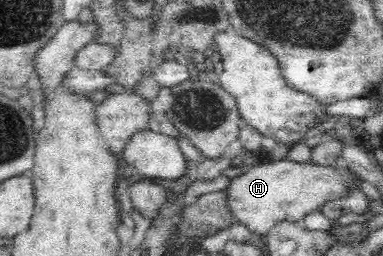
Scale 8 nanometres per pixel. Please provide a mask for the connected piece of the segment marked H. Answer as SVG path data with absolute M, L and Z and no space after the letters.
M285 160L256 164L240 175L229 179L225 188L225 206L236 222L247 227L254 235L267 235L278 223L301 223L308 213L328 200L344 196L350 188L358 188L357 175L338 166L318 167L308 163Z

